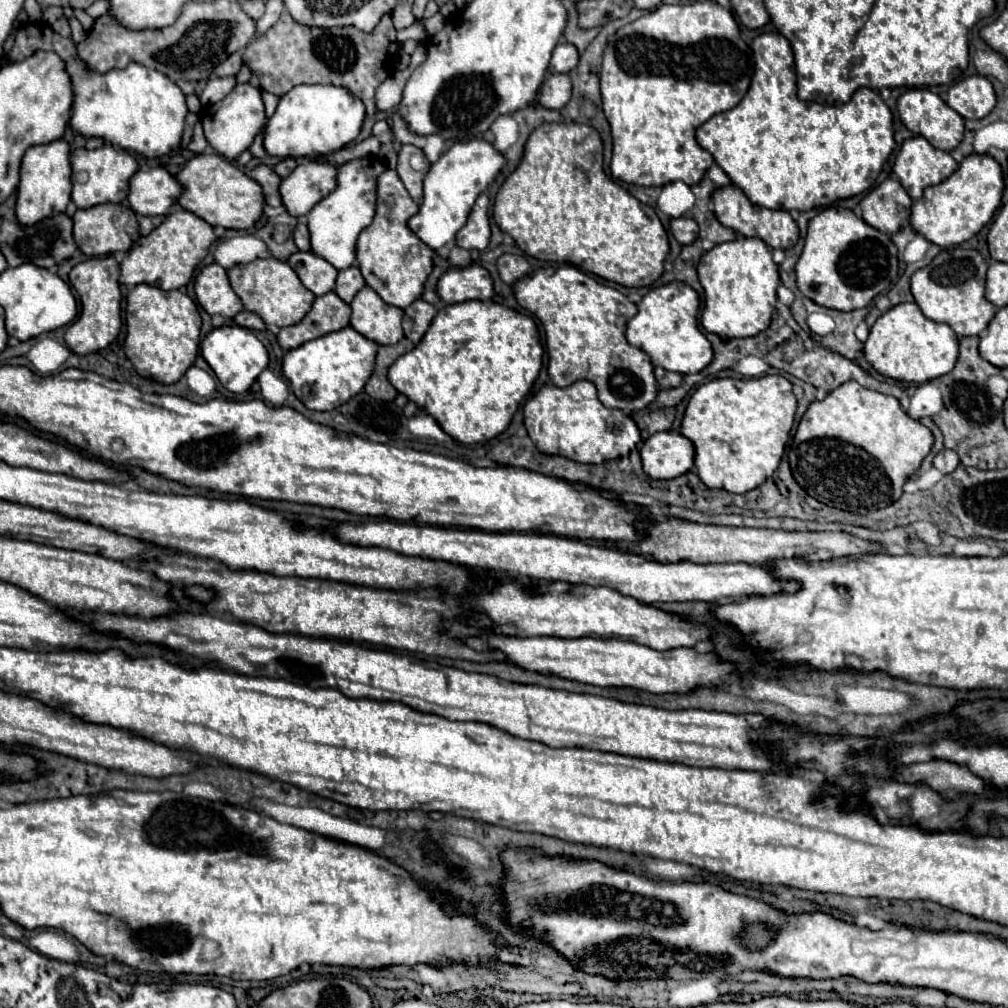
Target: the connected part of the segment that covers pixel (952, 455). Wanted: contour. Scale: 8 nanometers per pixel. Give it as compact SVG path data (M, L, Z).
M943 450L943 452L939 452L939 454L935 456L933 464L935 464L935 468L937 468L939 472L951 474L951 472L959 466L959 456L957 456L955 450Z

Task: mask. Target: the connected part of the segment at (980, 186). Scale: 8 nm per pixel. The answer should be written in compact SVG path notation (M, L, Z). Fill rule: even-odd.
M969 154L949 178L937 186L929 186L923 198L915 200L911 208L911 226L929 242L943 248L961 244L973 238L993 218L1001 204L1003 190L1005 180L999 162L989 154Z

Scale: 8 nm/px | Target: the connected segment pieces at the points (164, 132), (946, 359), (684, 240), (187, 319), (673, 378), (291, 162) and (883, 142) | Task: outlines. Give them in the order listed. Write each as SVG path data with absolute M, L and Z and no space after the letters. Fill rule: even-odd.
M45 22L25 24L17 30L17 40L9 60L21 60L31 56L35 50L53 50L57 52L71 74L73 80L73 116L71 128L83 136L99 136L113 146L135 150L147 158L159 158L177 150L183 136L187 104L181 88L169 80L167 74L161 74L153 68L145 68L137 62L131 62L123 70L111 70L107 74L97 74L85 68L79 60L75 44L71 38L63 38L53 32Z
M915 302L893 306L871 328L865 342L865 358L873 368L899 382L927 382L953 370L959 356L959 340L949 324L939 324L923 316Z
M675 218L671 220L671 232L679 244L693 244L697 240L699 226L693 218Z
M137 284L127 296L125 320L125 354L141 376L149 376L163 384L173 384L189 366L193 366L201 338L201 314L191 296L179 290L165 292L157 286Z
M655 368L655 378L657 378L661 390L677 388L677 386L681 384L681 380L683 380L681 374L677 374L677 372L669 372L669 370L665 370L665 368Z
M285 158L285 160L281 160L281 162L275 166L275 172L277 172L281 178L287 178L287 176L295 170L295 166L297 166L297 160L295 160L295 158Z
M767 32L767 34L759 34L753 44L751 44L751 50L753 50L753 56L755 56L755 74L753 74L753 80L751 80L751 86L749 86L749 92L743 96L743 100L727 110L727 112L721 112L713 118L709 118L699 130L697 130L697 142L713 154L715 162L725 170L725 174L731 178L733 184L737 184L737 188L741 188L747 198L761 206L761 208L771 208L771 210L811 210L811 208L827 208L831 206L835 200L843 200L843 198L851 198L851 196L857 196L857 194L863 194L867 190L871 190L875 186L875 180L883 168L883 164L887 162L887 158L891 156L893 148L895 148L895 140L893 140L893 116L891 116L891 110L887 108L887 104L881 100L881 96L871 90L871 88L859 88L849 102L841 104L841 106L823 106L823 104L817 104L817 102L803 102L797 98L797 84L795 84L795 68L793 68L793 50L789 46L789 40L785 36L781 36L779 32Z

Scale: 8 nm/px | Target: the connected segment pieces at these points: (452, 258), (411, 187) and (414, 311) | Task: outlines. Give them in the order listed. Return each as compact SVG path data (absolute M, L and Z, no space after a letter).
M455 246L455 248L451 250L451 254L449 254L449 262L451 262L453 266L457 266L457 268L467 268L467 266L471 264L471 254L469 254L469 250Z
M401 146L399 150L399 164L397 164L397 174L403 180L407 192L411 194L411 198L415 198L415 202L421 202L423 198L423 172L415 172L409 166L409 158L411 154L415 154L419 148L415 146Z
M417 300L413 302L407 310L405 310L405 316L403 316L403 330L405 330L405 336L411 340L411 342L419 342L423 338L423 334L427 332L431 320L435 318L437 314L437 308L431 306L429 302L425 300Z

